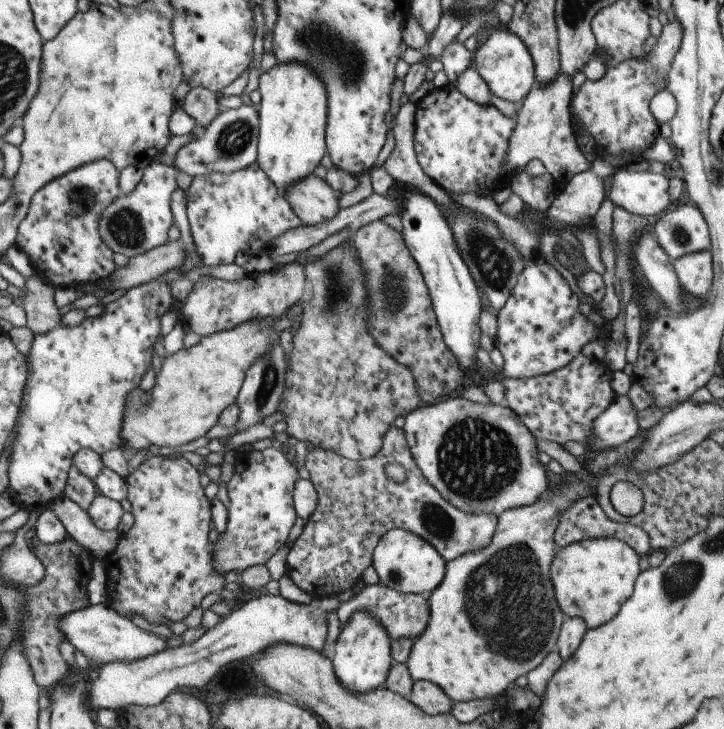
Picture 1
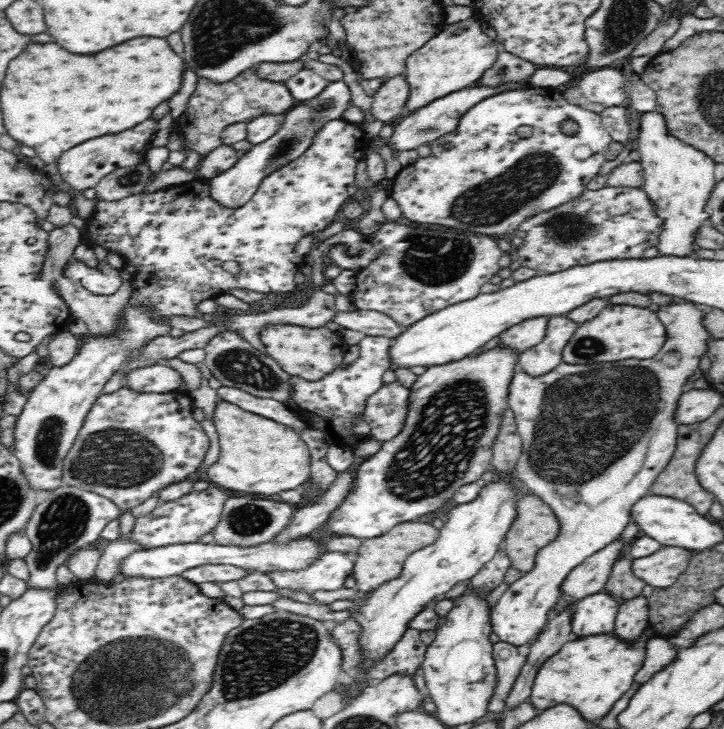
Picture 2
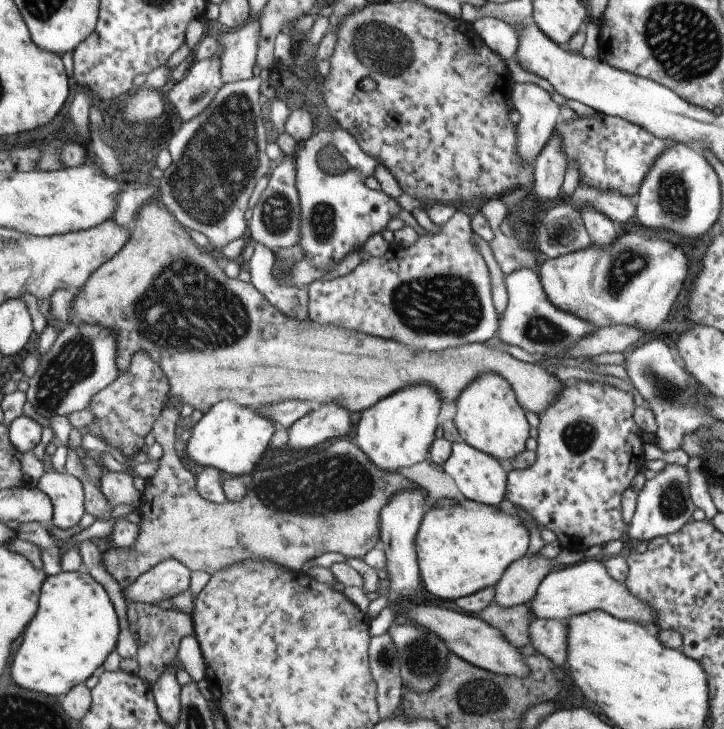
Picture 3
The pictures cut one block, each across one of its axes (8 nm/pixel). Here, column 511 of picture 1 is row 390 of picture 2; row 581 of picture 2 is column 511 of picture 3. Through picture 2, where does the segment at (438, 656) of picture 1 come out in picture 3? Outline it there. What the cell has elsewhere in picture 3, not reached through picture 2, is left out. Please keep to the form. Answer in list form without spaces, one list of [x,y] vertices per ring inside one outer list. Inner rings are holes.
[[[454,498],[432,500],[415,532],[415,556],[419,578],[423,588],[437,600],[455,600],[469,596],[481,588],[494,586],[507,566],[527,553],[528,544],[529,533],[524,524],[517,517],[505,514],[495,506],[479,504],[467,498],[462,498],[462,501]]]

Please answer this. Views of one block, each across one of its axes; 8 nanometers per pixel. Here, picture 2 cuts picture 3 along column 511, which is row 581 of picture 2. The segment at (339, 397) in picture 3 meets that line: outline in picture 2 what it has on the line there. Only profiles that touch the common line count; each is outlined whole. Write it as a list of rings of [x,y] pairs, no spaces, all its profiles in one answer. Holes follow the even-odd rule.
[[[412,520],[392,527],[384,536],[374,539],[361,539],[360,548],[354,558],[355,566],[352,576],[356,579],[357,589],[361,594],[378,590],[386,582],[400,578],[404,562],[413,552],[431,545],[439,534],[432,524]]]

